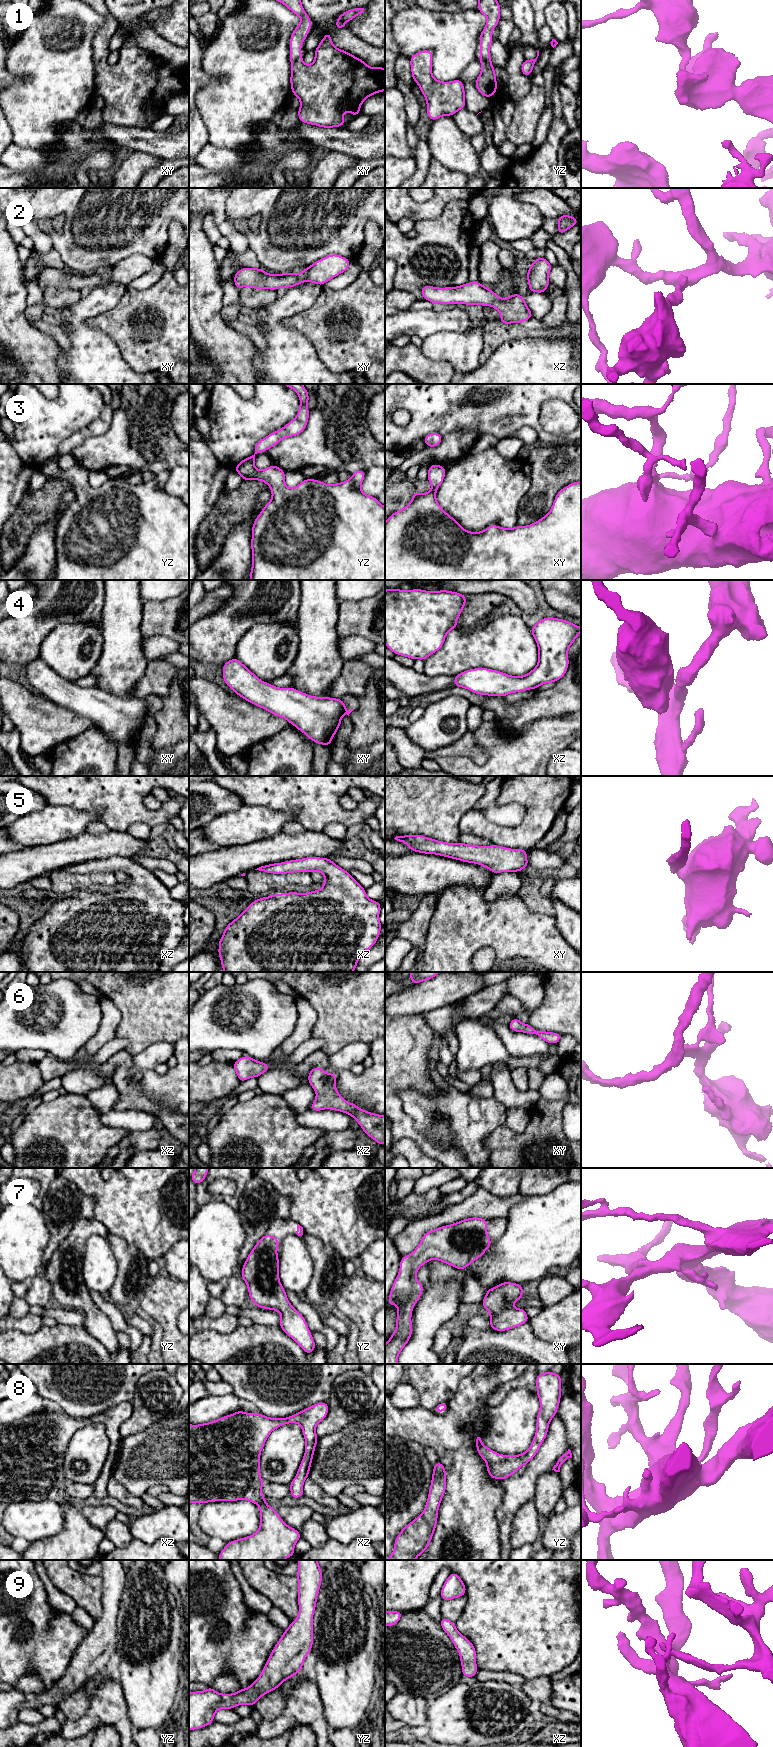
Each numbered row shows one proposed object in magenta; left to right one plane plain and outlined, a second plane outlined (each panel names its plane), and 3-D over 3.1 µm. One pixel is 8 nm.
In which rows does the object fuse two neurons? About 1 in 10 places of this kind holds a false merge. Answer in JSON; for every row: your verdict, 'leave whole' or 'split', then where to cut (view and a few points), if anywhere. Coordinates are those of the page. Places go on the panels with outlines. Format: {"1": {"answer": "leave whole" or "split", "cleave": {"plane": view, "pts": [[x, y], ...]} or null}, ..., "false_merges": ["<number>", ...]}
{"1": {"answer": "leave whole", "cleave": null}, "2": {"answer": "leave whole", "cleave": null}, "3": {"answer": "leave whole", "cleave": null}, "4": {"answer": "leave whole", "cleave": null}, "5": {"answer": "leave whole", "cleave": null}, "6": {"answer": "leave whole", "cleave": null}, "7": {"answer": "leave whole", "cleave": null}, "8": {"answer": "leave whole", "cleave": null}, "9": {"answer": "leave whole", "cleave": null}, "false_merges": []}

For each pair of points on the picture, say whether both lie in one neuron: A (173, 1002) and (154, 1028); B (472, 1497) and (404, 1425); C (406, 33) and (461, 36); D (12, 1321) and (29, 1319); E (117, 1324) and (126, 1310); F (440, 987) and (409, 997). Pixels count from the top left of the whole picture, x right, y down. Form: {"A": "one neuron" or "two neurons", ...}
{"A": "one neuron", "B": "one neuron", "C": "one neuron", "D": "one neuron", "E": "two neurons", "F": "one neuron"}

